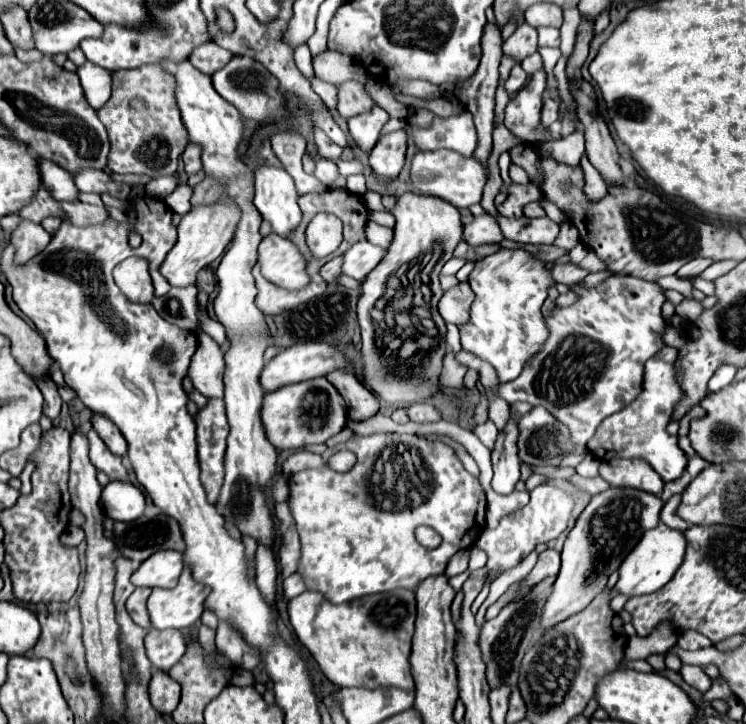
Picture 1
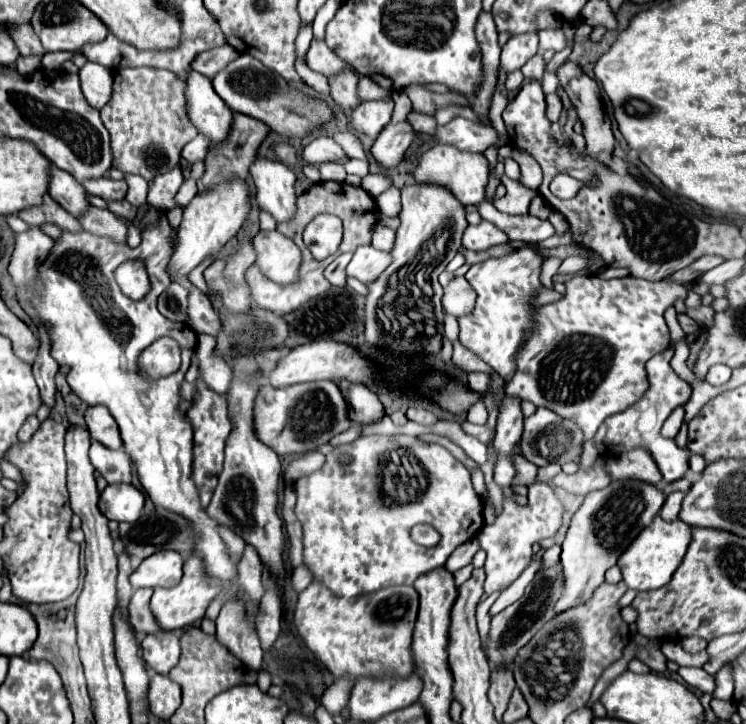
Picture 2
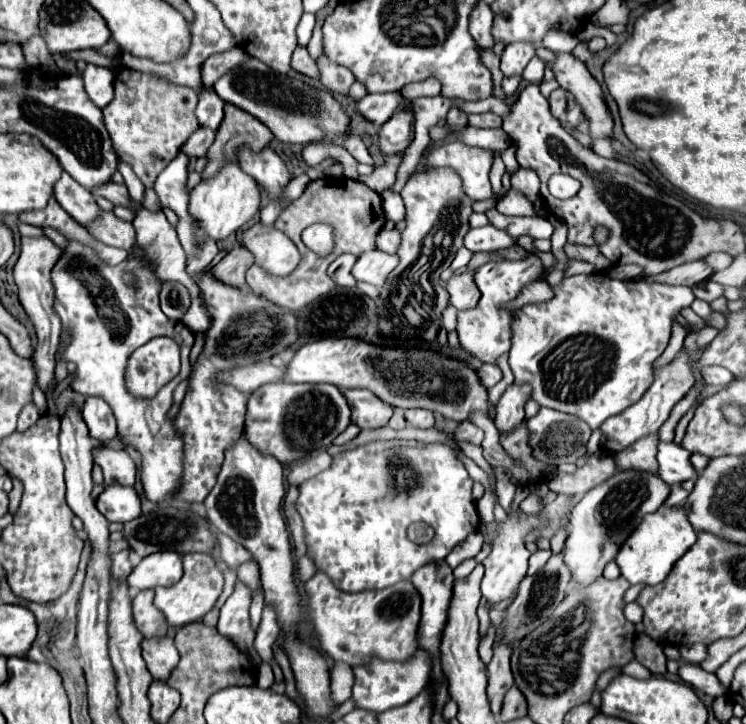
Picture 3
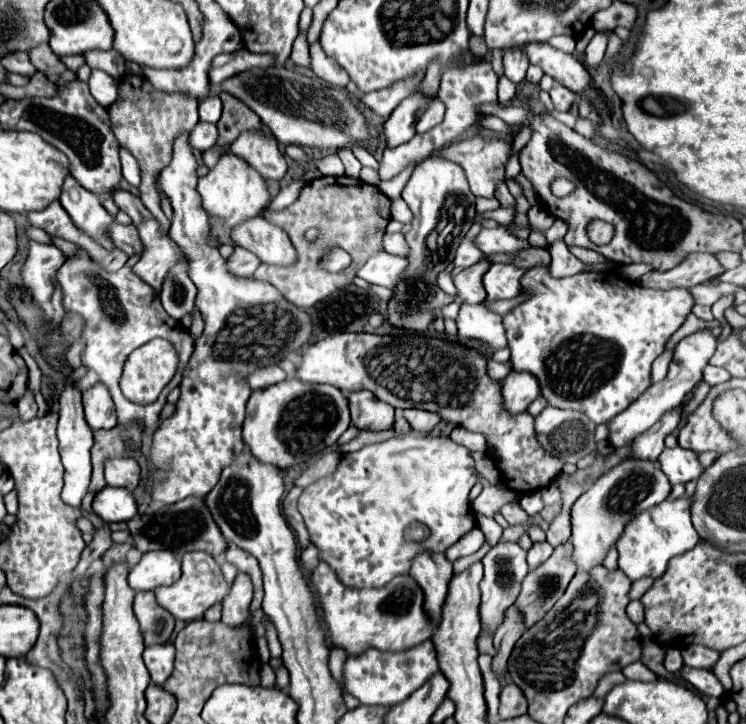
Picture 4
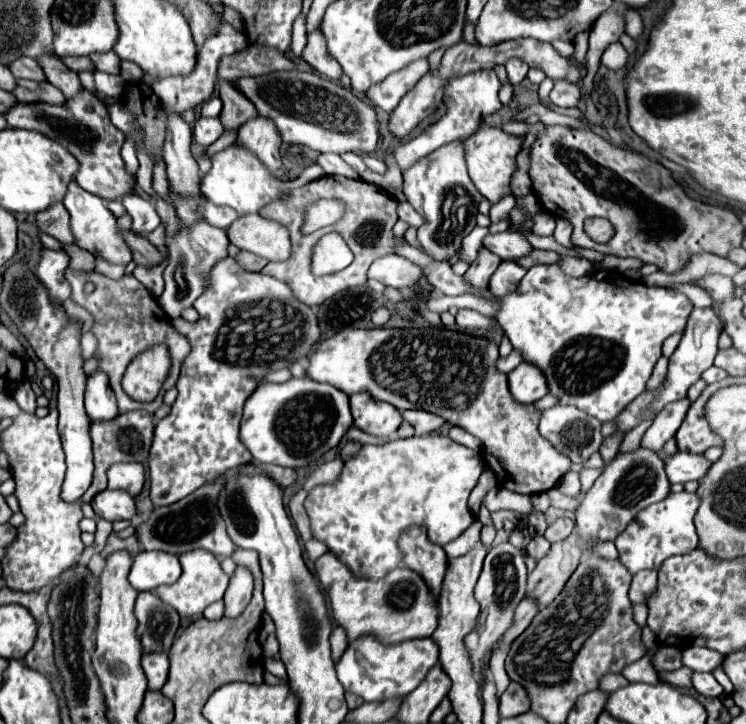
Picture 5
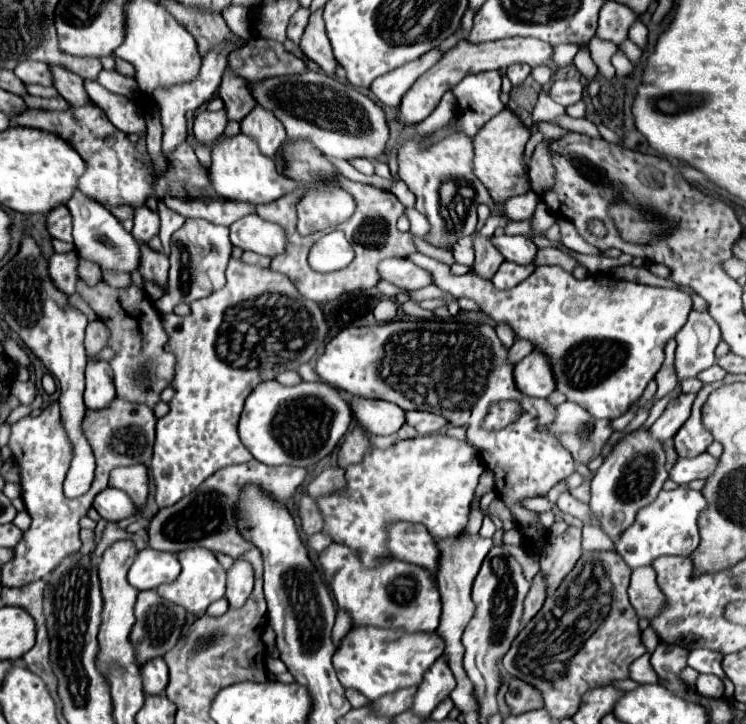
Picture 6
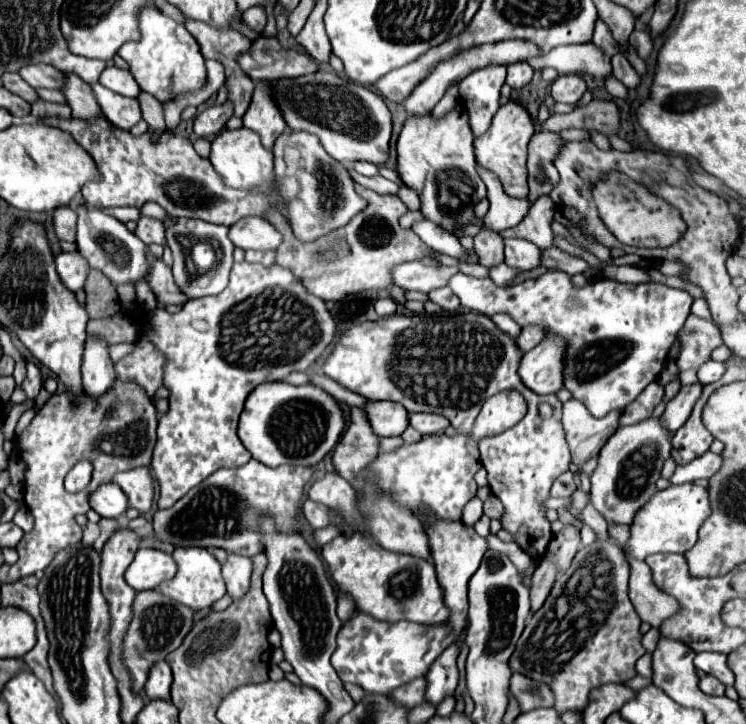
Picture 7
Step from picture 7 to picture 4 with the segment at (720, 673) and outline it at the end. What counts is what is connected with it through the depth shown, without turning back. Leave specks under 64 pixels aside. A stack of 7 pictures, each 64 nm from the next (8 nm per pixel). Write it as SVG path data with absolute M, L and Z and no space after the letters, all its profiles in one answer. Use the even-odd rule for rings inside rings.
M688 644L682 650L682 658L684 658L686 666L692 666L692 668L710 668L710 666L716 664L720 654L716 650L710 650L710 648L702 646L702 644Z

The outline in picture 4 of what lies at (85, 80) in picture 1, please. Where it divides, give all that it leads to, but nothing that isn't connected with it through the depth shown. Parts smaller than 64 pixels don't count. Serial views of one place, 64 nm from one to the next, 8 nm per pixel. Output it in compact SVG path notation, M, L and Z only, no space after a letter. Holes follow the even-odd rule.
M92 70L88 86L90 86L90 94L94 96L94 100L98 104L102 104L104 108L108 108L108 104L112 104L116 100L118 82L110 74L106 74L102 70Z

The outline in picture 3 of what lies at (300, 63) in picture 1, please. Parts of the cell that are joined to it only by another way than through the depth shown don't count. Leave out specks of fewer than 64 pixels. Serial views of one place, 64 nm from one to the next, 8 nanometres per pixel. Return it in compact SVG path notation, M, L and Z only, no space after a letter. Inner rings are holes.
M304 14L300 24L298 24L298 46L306 48L308 42L310 42L310 36L312 36L312 30L314 30L314 24L316 24L316 18L314 16L308 16Z

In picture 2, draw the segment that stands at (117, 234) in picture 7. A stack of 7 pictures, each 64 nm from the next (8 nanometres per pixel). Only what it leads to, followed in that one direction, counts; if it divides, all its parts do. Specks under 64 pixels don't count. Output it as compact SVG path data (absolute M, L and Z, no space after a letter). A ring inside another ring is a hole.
M52 166L50 168L50 184L48 184L48 194L64 208L68 208L68 212L72 212L74 216L78 216L82 212L84 206L88 206L86 202L86 194L84 188L80 188L80 182L74 180L68 172Z

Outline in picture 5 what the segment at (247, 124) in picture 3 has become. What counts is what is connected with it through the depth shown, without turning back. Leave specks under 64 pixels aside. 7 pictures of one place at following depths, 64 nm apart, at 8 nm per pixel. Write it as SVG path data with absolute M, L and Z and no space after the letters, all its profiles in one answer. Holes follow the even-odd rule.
M224 82L220 84L220 100L222 100L222 114L220 122L224 130L238 130L242 124L248 120L256 118L256 108L252 108L250 100L244 100L240 92L234 92L234 82Z

